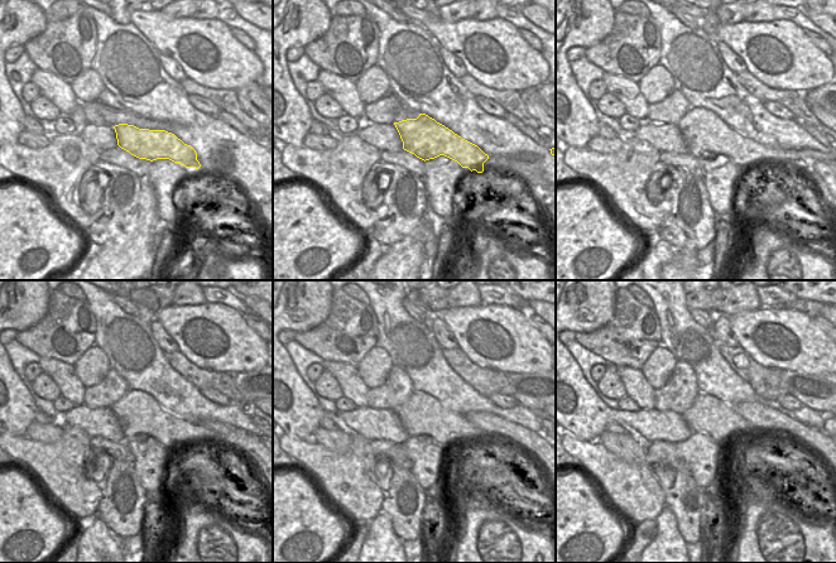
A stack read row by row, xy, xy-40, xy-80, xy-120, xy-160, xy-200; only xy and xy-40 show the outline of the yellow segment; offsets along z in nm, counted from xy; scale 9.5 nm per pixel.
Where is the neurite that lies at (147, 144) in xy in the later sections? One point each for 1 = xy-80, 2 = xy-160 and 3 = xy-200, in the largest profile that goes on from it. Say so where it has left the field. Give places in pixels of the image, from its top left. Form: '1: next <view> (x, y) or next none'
1: next xy-80 (706, 134)
2: next xy-160 (422, 414)
3: next xy-200 (707, 414)

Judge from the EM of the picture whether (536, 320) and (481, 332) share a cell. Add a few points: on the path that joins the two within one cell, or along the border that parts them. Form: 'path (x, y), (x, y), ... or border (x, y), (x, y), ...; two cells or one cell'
border (525, 313), (525, 317), (542, 335); two cells

